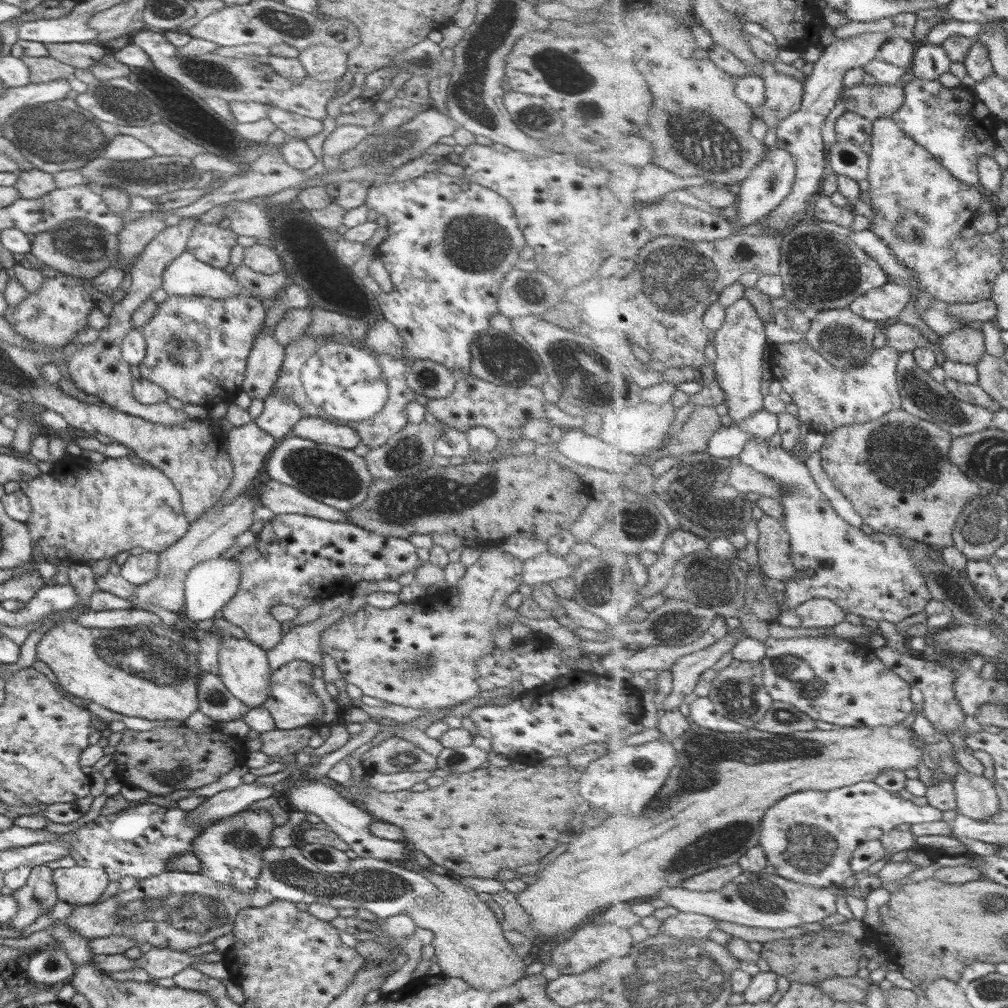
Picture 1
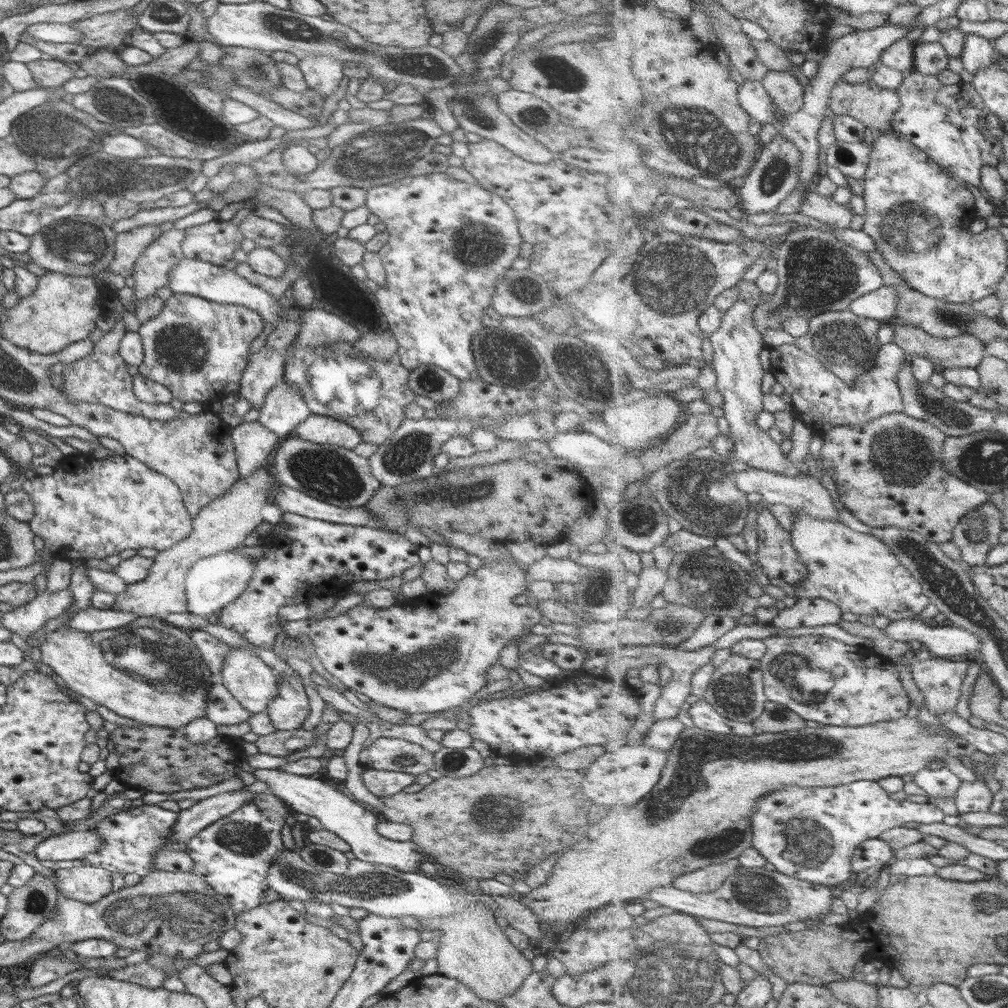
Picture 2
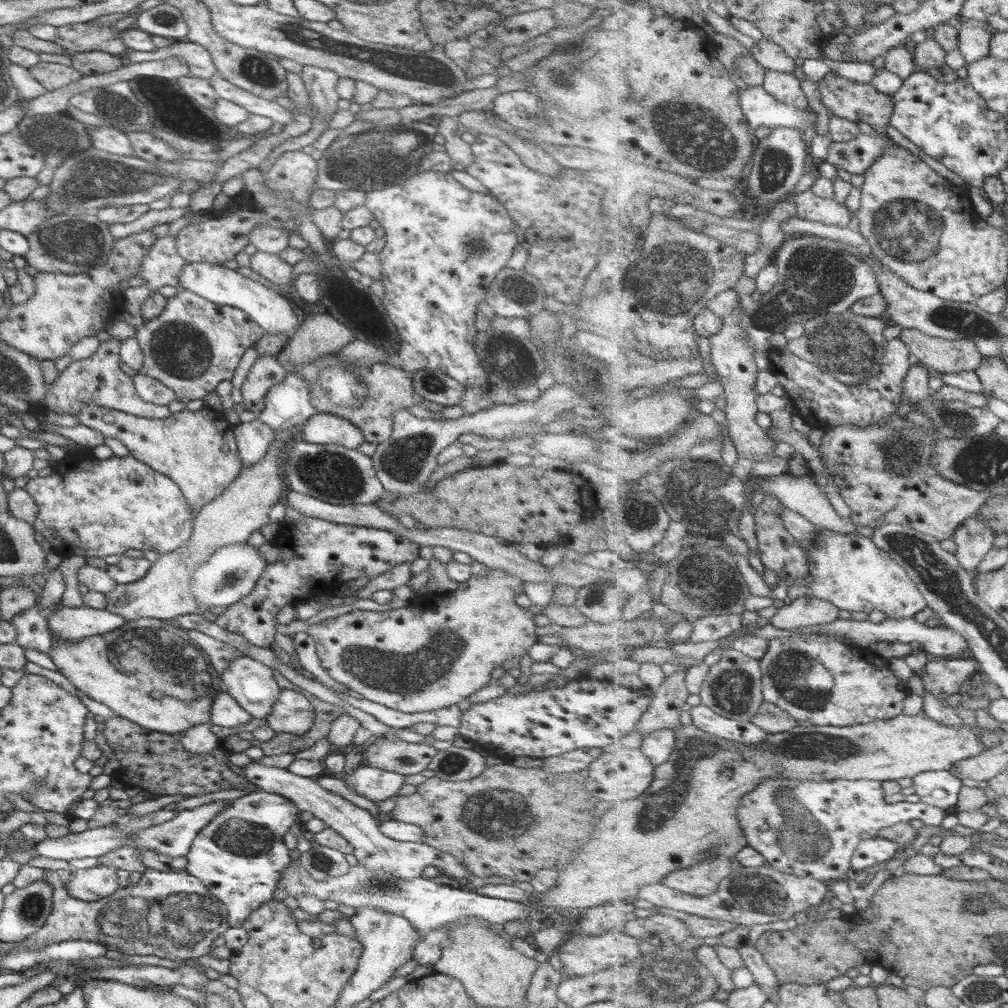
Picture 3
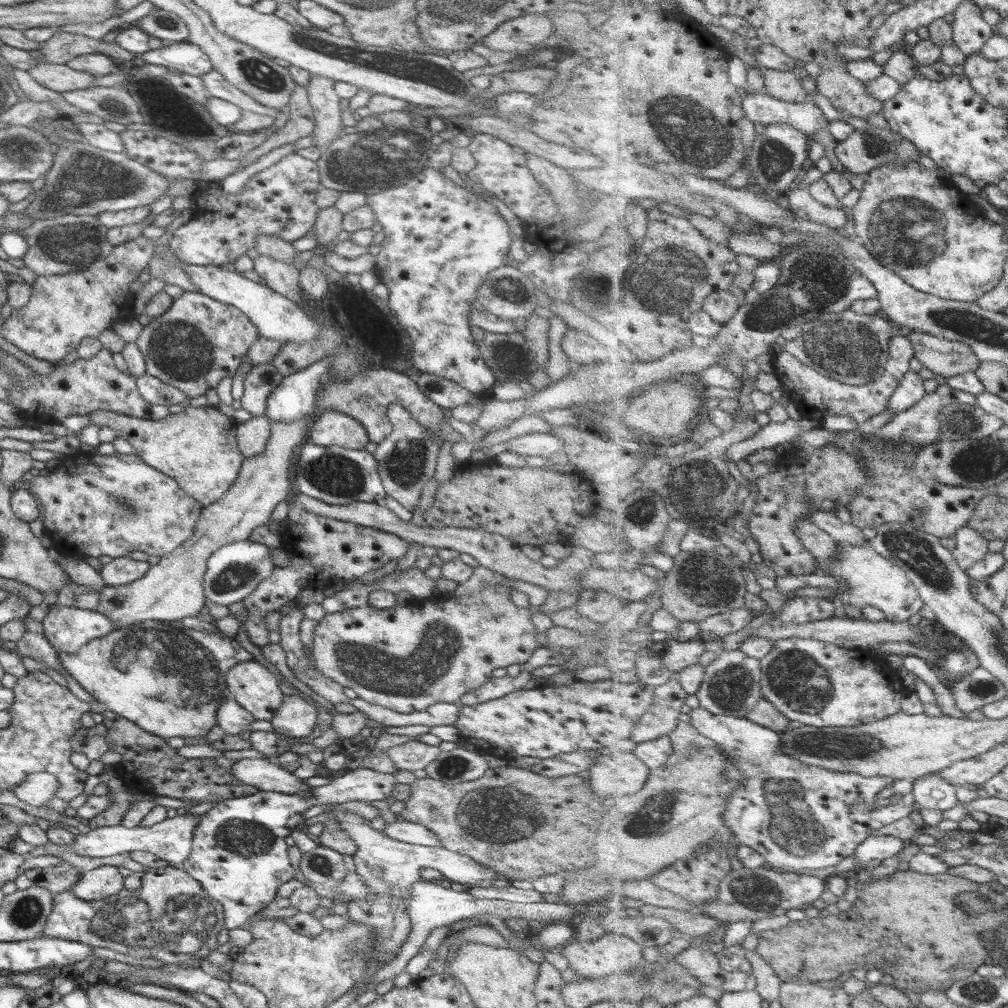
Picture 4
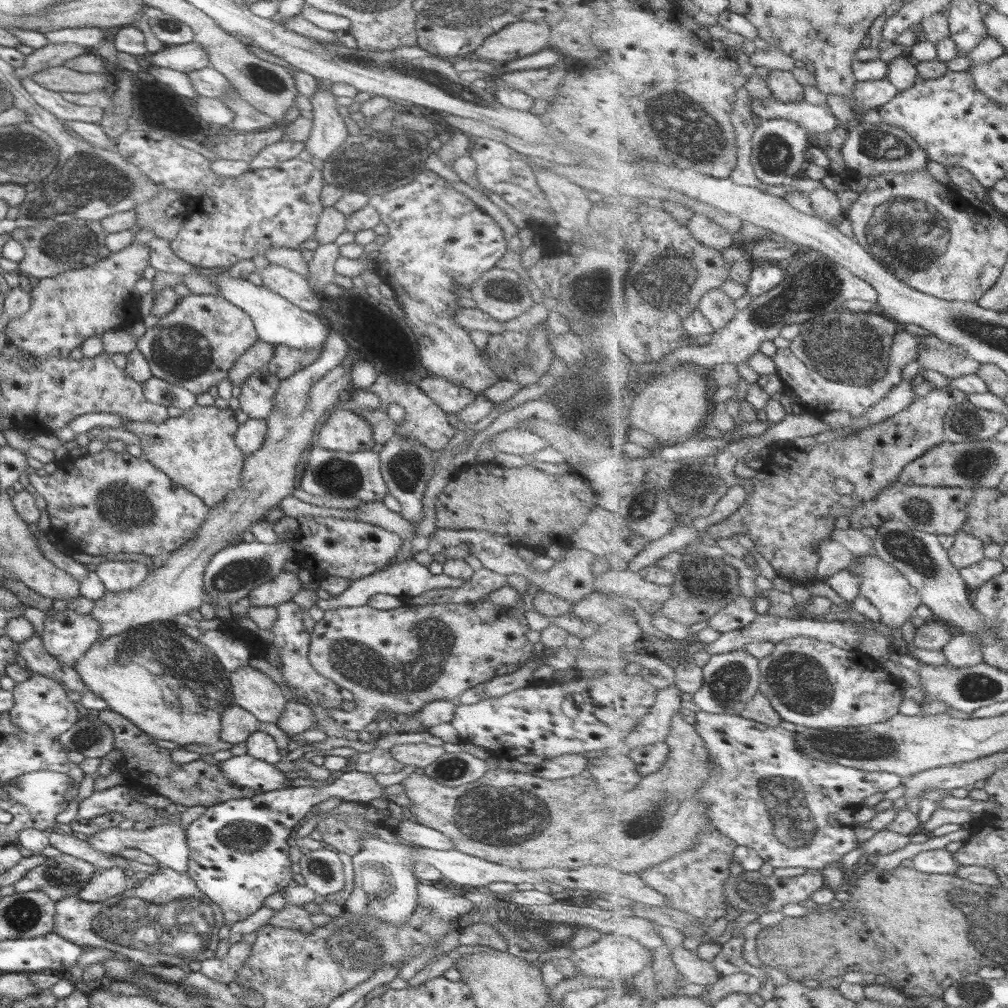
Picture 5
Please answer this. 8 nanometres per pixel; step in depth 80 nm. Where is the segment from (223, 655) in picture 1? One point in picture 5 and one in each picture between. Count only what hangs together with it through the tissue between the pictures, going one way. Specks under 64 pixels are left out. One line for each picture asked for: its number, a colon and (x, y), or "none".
2: (251, 682)
3: (251, 684)
4: (253, 687)
5: (255, 692)

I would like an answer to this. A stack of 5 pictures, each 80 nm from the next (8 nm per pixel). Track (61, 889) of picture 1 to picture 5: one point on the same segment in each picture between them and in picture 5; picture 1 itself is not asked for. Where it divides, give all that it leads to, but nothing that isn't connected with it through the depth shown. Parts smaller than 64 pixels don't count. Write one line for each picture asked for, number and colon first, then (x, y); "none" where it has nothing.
2: (86, 884)
3: (91, 884)
4: (105, 881)
5: (101, 885)

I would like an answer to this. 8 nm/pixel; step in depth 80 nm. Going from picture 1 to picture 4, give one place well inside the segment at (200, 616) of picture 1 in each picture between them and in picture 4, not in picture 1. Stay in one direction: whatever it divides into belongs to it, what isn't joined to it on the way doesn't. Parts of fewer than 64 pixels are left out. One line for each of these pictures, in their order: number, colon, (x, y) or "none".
2: (212, 582)
3: (227, 575)
4: (233, 570)

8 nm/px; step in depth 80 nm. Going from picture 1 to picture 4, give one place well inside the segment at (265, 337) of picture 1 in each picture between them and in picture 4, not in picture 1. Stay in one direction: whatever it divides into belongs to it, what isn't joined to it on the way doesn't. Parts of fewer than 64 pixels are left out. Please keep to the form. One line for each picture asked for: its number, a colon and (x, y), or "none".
2: (264, 369)
3: (265, 372)
4: (259, 381)

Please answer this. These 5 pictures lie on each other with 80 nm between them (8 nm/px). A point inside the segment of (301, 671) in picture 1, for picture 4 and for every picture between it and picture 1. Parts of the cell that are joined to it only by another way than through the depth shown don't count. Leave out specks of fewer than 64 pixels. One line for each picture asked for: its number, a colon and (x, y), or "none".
2: (289, 708)
3: (291, 713)
4: (294, 717)

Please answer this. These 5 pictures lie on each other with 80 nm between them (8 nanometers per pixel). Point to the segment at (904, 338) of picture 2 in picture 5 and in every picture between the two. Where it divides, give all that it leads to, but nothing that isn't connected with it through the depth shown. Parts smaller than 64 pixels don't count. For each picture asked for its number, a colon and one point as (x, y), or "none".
3: (940, 355)
4: (942, 356)
5: (953, 361)

